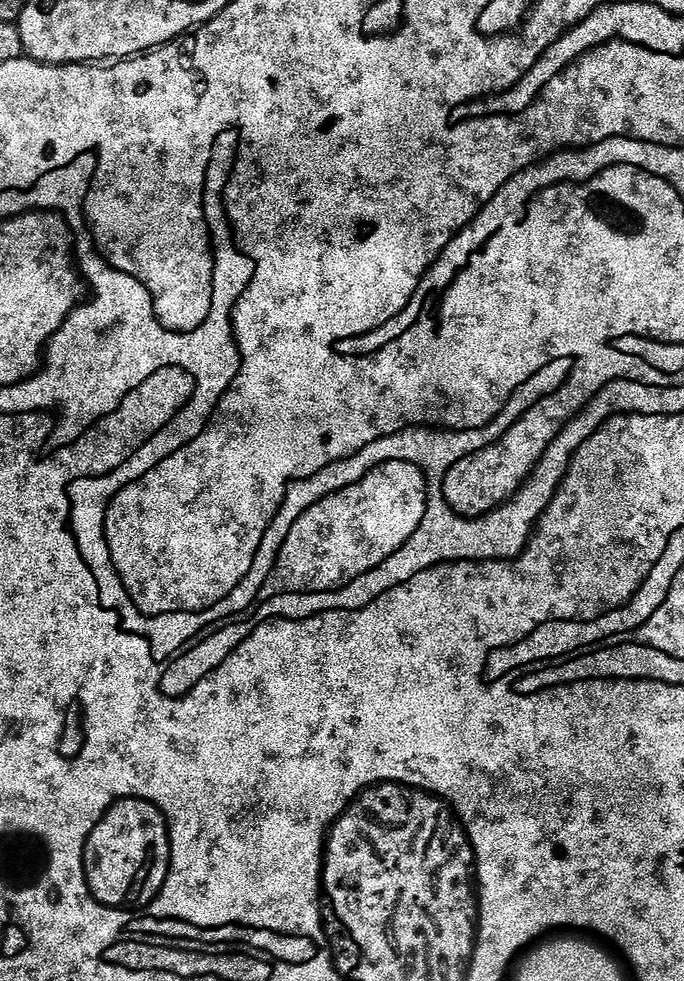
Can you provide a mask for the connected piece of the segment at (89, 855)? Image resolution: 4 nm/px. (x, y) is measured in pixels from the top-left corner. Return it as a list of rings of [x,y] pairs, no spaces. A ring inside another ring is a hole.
[[[136,792],[113,798],[110,806],[92,819],[88,832],[84,832],[84,844],[80,844],[80,876],[84,876],[88,900],[96,904],[96,908],[104,908],[104,912],[120,912],[120,920],[128,920],[128,916],[148,916],[148,912],[152,912],[150,904],[160,900],[163,888],[168,888],[168,880],[172,880],[172,864],[176,864],[176,844],[172,844],[168,812],[164,812],[156,800],[136,796]]]

